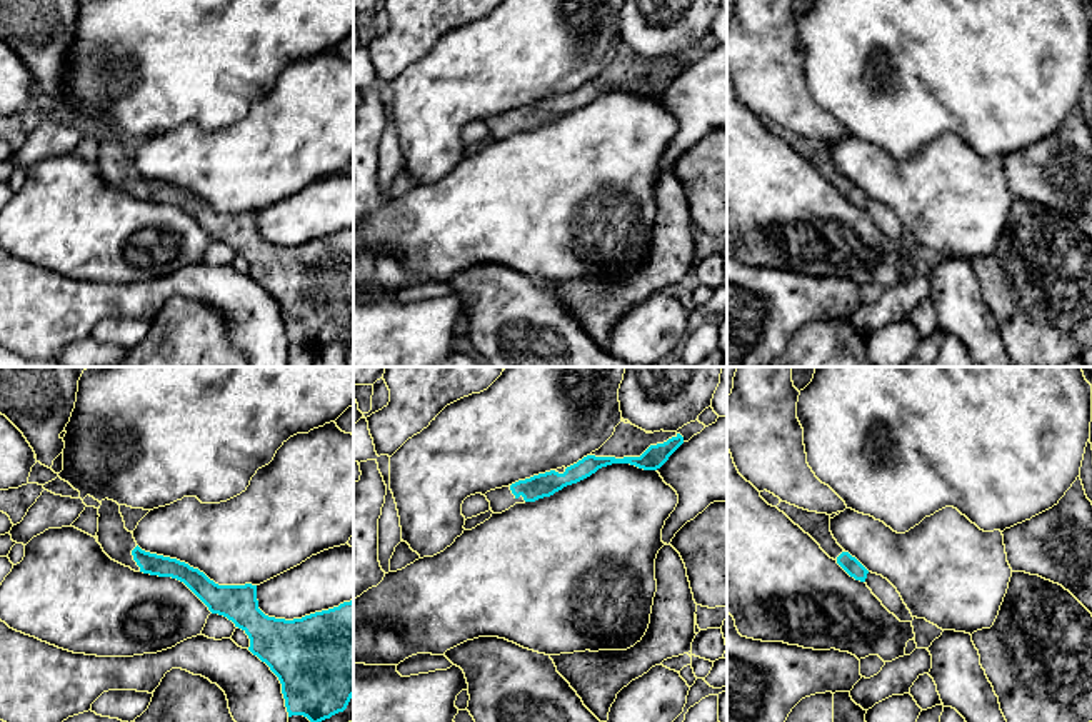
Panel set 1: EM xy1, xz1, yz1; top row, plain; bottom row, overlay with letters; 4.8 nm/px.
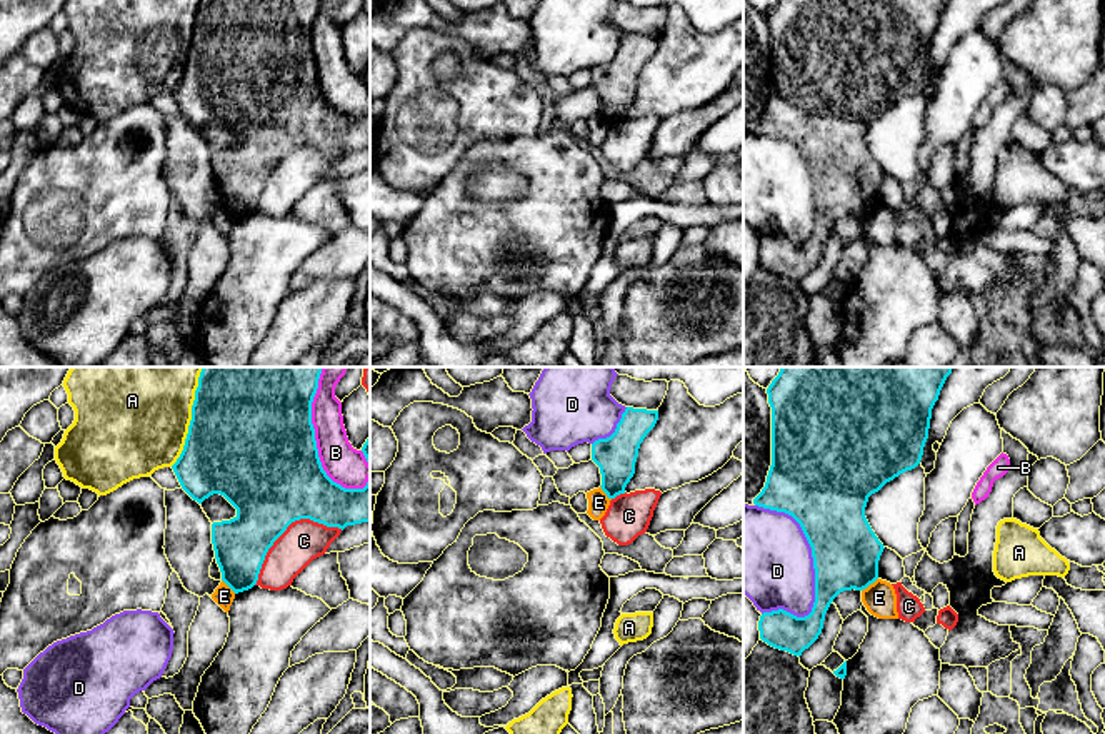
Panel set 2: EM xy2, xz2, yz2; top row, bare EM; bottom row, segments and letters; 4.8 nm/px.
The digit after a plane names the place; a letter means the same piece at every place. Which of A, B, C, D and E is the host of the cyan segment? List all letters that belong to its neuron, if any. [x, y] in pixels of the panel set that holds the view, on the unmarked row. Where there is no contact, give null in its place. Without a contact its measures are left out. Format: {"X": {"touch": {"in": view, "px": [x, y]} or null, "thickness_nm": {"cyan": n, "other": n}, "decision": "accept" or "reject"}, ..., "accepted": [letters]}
{"A": {"touch": {"in": "xy2", "px": [190, 47]}, "thickness_nm": {"cyan": 500, "other": 480}, "decision": "reject"}, "B": {"touch": {"in": "xy2", "px": [315, 69]}, "thickness_nm": {"cyan": 500, "other": 190}, "decision": "reject"}, "C": {"touch": {"in": "xy2", "px": [285, 155]}, "thickness_nm": {"cyan": 460, "other": 200}, "decision": "reject"}, "D": {"touch": {"in": "yz2", "px": [812, 175]}, "thickness_nm": {"cyan": 360, "other": 420}, "decision": "reject"}, "E": {"touch": {"in": "yz2", "px": [869, 211]}, "thickness_nm": {"cyan": 320, "other": 160}, "decision": "reject"}, "accepted": []}

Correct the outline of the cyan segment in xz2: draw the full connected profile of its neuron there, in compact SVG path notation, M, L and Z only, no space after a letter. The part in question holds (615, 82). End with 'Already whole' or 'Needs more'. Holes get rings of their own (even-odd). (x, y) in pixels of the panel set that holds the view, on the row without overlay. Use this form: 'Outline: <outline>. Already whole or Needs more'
Outline: M627 33L615 58L592 70L592 87L600 93L600 113L608 125L625 120L625 113L635 100L640 70L657 47L658 37Z. Already whole

